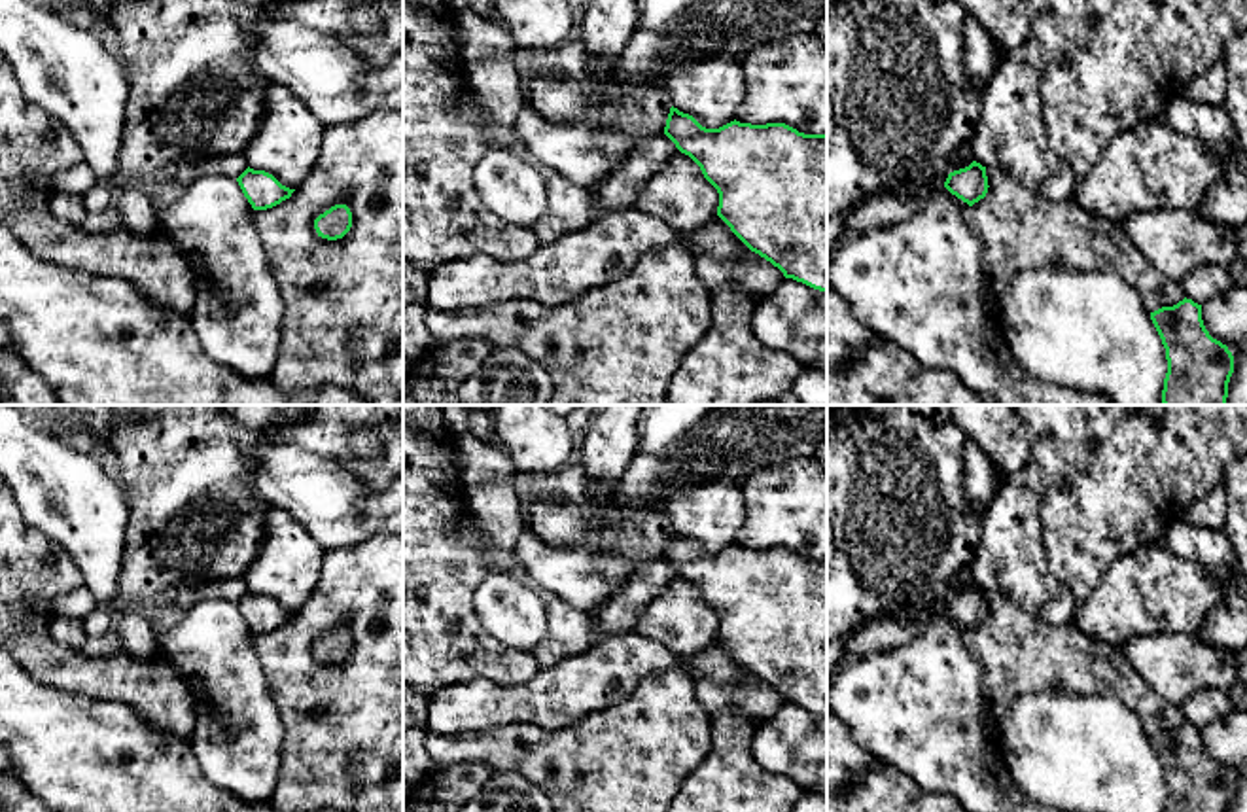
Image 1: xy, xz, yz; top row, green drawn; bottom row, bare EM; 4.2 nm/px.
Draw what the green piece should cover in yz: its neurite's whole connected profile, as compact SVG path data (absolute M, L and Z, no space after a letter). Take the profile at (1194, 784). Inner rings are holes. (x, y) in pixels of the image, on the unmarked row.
M1183 723L1150 736L1168 784L1164 812L1228 812L1234 780L1213 763L1202 744L1202 729Z

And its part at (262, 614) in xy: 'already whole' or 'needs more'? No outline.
already whole

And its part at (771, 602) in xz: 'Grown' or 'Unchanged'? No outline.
Unchanged

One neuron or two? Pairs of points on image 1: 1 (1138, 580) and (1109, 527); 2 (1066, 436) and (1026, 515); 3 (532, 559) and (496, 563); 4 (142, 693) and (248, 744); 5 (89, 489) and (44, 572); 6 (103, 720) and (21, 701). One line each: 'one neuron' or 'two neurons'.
1: two neurons
2: two neurons
3: two neurons
4: two neurons
5: two neurons
6: one neuron

